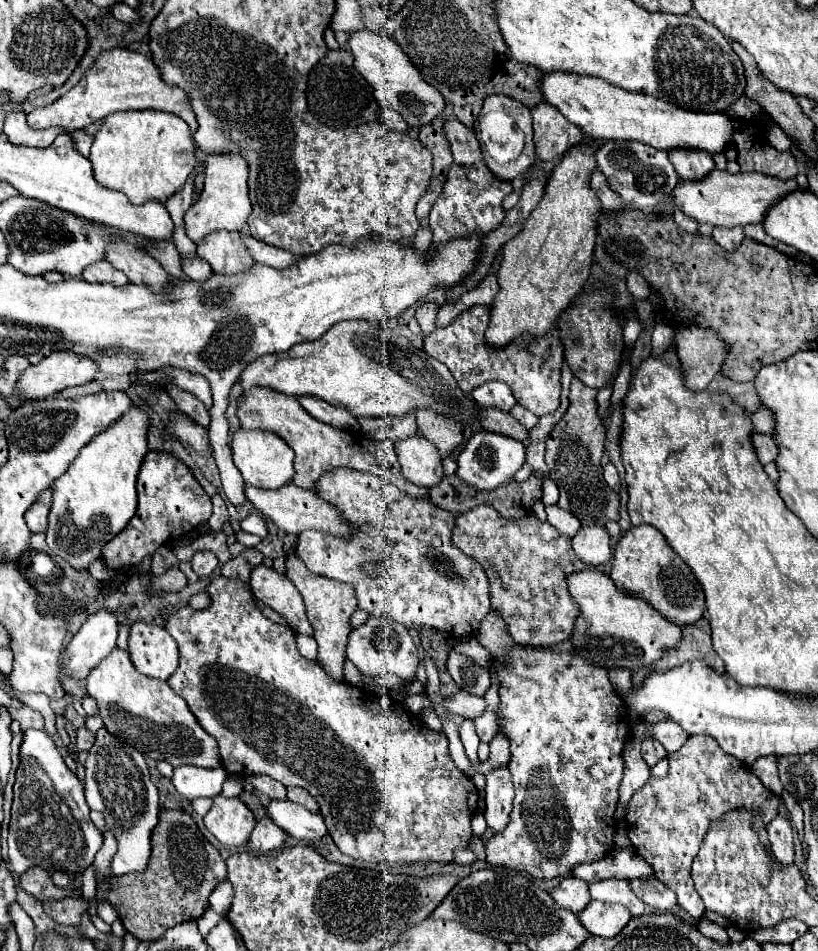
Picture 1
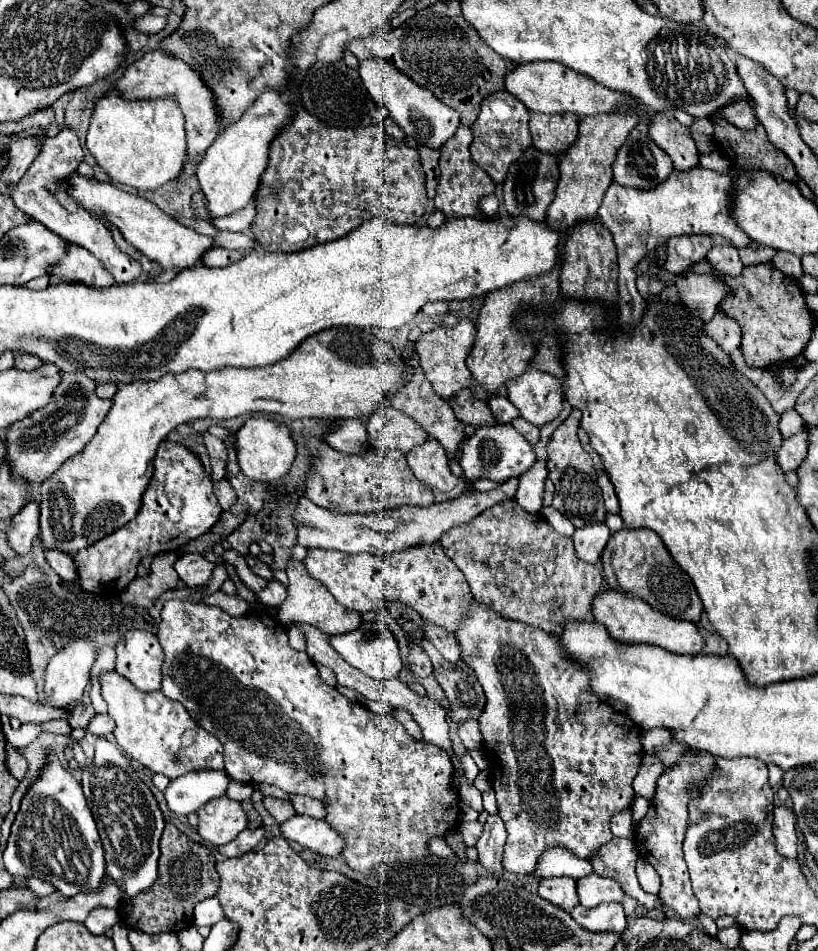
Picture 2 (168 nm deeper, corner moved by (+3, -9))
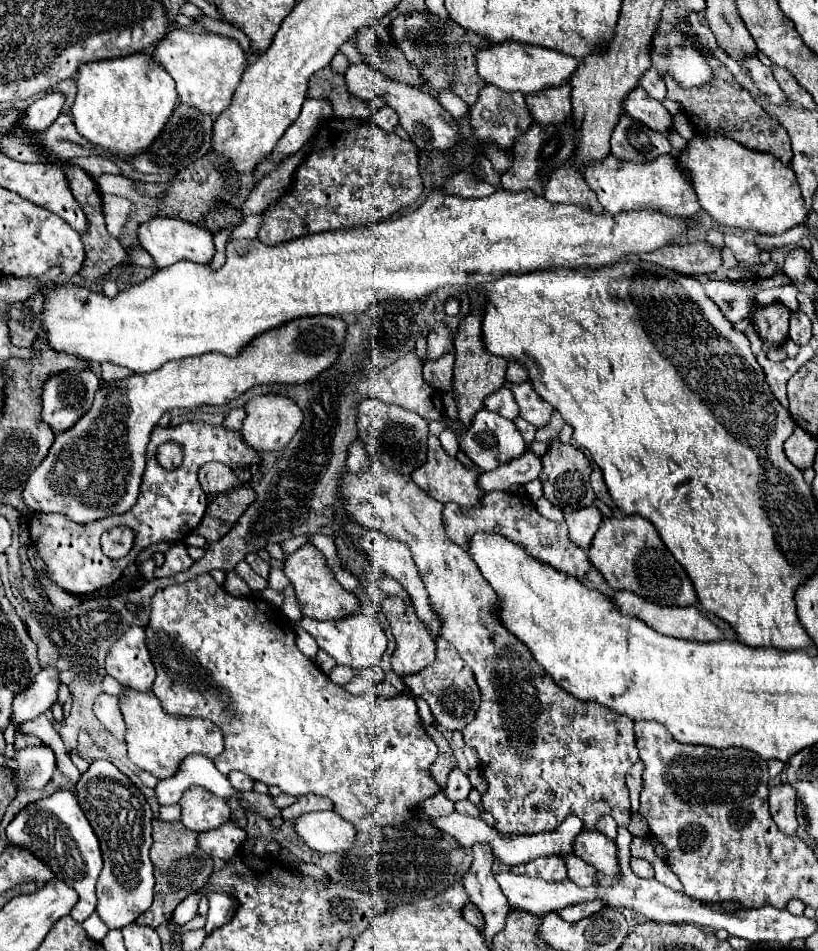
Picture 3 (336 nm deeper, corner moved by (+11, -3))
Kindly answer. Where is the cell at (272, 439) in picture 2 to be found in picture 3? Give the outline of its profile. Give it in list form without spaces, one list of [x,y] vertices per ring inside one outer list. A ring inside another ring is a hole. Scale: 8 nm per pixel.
[[[254,396],[246,402],[244,406],[246,410],[246,418],[242,424],[242,438],[244,442],[256,450],[256,452],[280,452],[296,434],[298,426],[302,424],[302,412],[300,408],[284,396]]]

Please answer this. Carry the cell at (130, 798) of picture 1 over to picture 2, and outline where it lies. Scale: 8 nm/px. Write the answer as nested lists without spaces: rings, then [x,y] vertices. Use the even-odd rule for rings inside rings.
[[[98,738],[96,756],[92,764],[82,768],[80,784],[106,850],[106,874],[122,892],[118,912],[124,914],[122,906],[128,906],[134,896],[150,890],[158,878],[158,842],[164,830],[164,816],[150,788],[138,778],[132,764],[122,756],[118,746],[106,738]]]

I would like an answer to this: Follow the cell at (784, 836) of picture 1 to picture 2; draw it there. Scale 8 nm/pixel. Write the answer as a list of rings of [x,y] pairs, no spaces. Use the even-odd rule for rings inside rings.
[[[790,806],[774,808],[774,836],[776,836],[776,848],[780,850],[780,854],[788,858],[796,858],[798,854],[796,816]]]

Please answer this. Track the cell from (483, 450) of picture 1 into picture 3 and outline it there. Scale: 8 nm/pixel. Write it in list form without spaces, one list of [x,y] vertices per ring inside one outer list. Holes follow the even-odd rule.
[[[482,408],[472,424],[468,426],[468,430],[464,430],[464,434],[460,436],[460,450],[482,470],[490,470],[490,468],[496,468],[504,462],[510,462],[514,458],[518,458],[520,454],[524,454],[526,450],[526,442],[522,440],[520,432],[516,430],[514,422],[512,420],[506,420],[502,418],[500,414],[494,414],[494,412],[488,412],[486,408]]]

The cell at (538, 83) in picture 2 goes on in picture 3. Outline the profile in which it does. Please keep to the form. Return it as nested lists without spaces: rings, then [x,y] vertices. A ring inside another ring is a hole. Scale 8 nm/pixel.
[[[502,42],[502,44],[490,44],[486,50],[478,52],[478,74],[488,82],[498,86],[504,92],[522,92],[522,94],[534,94],[552,86],[562,86],[570,80],[570,76],[576,72],[578,60],[568,58],[564,54],[556,54],[556,50],[540,50],[540,46],[524,46],[520,42]]]

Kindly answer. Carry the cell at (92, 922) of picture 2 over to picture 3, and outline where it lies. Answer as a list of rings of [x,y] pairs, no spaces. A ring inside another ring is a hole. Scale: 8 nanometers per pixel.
[[[58,790],[52,796],[32,802],[18,812],[18,816],[6,828],[6,844],[16,848],[26,848],[38,860],[42,860],[56,878],[72,886],[80,900],[70,912],[78,922],[84,922],[96,910],[96,880],[102,870],[102,854],[96,834],[88,824],[84,812],[80,810],[72,790]]]

